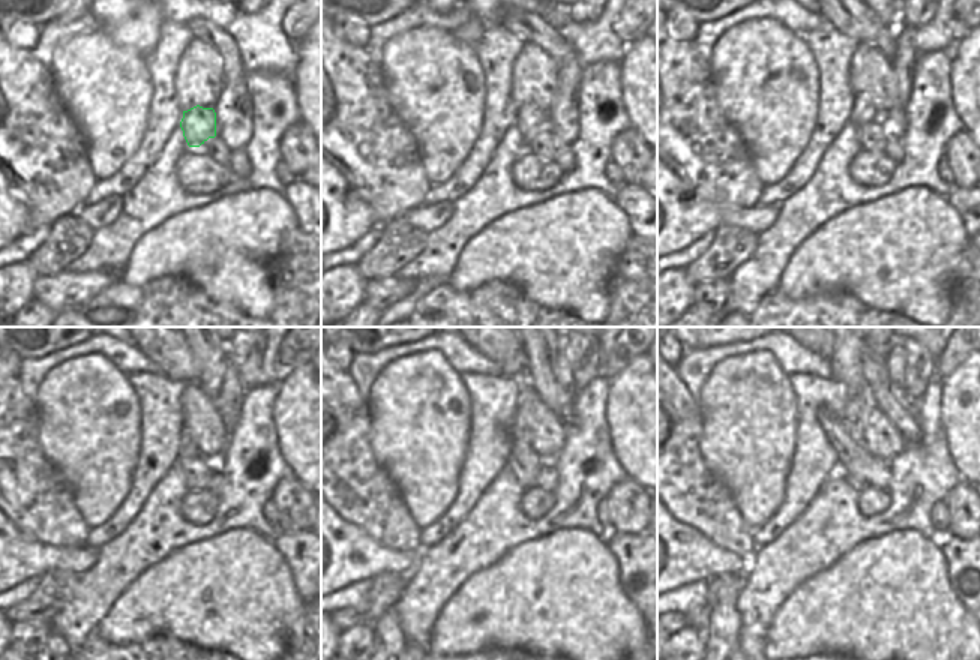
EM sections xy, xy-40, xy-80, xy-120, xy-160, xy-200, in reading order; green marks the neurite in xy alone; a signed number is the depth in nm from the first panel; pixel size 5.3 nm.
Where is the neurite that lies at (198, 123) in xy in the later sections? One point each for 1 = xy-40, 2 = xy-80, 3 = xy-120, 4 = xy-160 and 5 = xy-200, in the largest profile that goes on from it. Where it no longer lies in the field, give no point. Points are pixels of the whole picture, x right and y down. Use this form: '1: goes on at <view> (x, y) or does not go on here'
1: goes on at xy-40 (530, 119)
2: goes on at xy-80 (863, 111)
3: goes on at xy-120 (186, 446)
4: goes on at xy-160 (520, 432)
5: goes on at xy-200 (859, 405)

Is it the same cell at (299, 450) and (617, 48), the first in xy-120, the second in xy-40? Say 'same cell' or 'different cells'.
different cells

